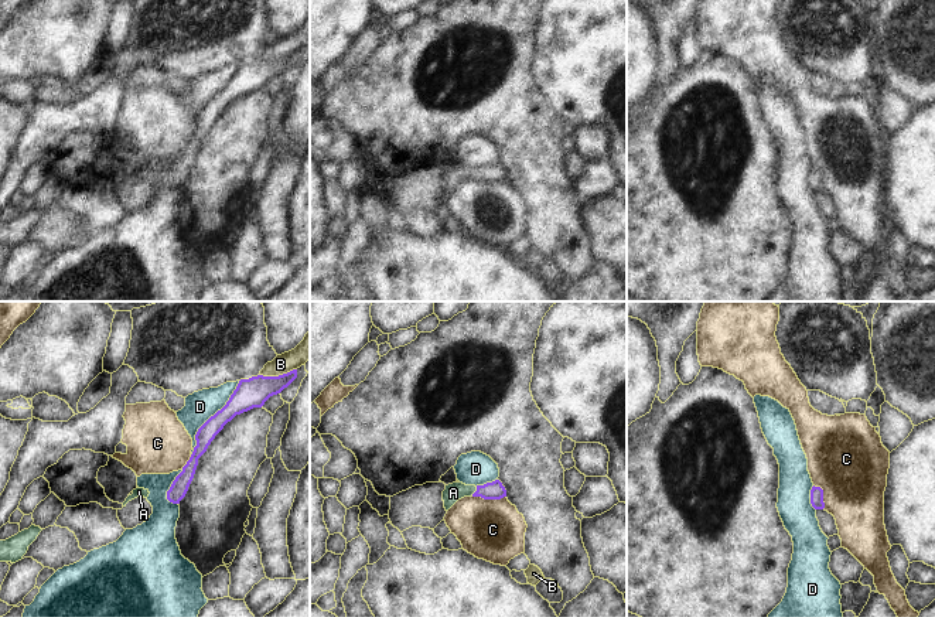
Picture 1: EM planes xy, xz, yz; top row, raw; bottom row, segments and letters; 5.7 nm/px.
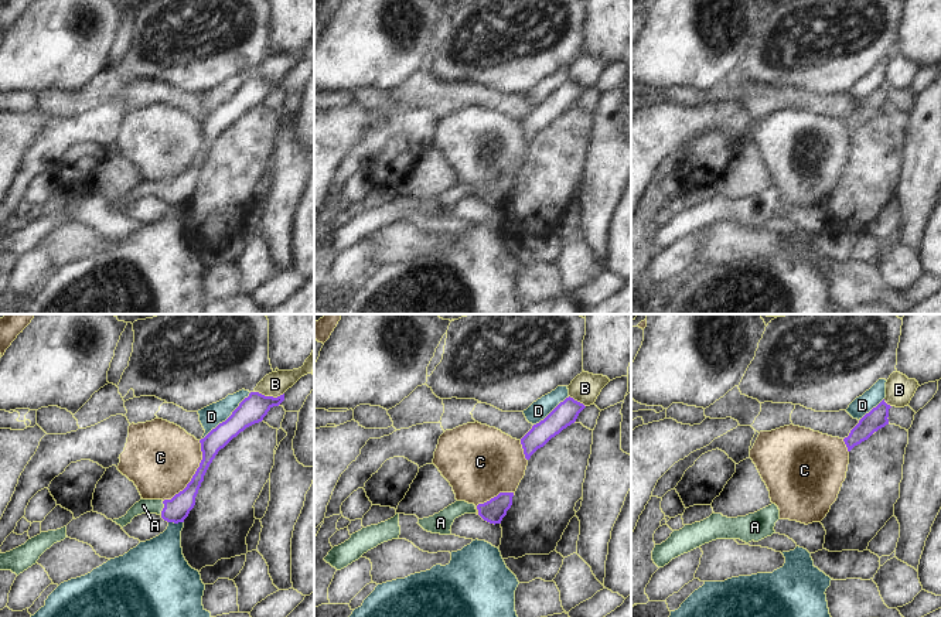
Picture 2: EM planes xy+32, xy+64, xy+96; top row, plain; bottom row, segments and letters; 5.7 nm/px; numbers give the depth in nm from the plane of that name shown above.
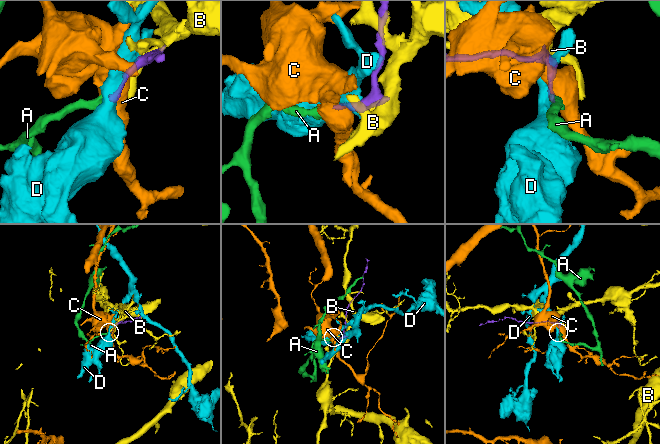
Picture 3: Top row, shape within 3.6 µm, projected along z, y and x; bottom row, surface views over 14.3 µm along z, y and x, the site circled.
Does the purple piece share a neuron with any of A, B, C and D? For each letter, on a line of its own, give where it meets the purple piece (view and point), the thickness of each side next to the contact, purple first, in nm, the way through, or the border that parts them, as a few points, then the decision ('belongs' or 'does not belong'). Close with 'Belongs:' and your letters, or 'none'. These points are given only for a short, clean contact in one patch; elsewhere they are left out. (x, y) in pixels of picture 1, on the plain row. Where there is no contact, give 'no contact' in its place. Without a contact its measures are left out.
A: contact xz (475, 174); calibres 100 and 100 nm; way xz (495, 173), (475, 174), (453, 176); belongs
B: contact xy (279, 58); calibres 170 and 120 nm; does not belong
C: contact xz (488, 181); calibres 100 and 360 nm; does not belong
D: contact xy (210, 101); calibres 150 and 170 nm; does not belong
Belongs: A

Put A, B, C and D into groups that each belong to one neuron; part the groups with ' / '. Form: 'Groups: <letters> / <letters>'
Groups: A / B / C / D.

